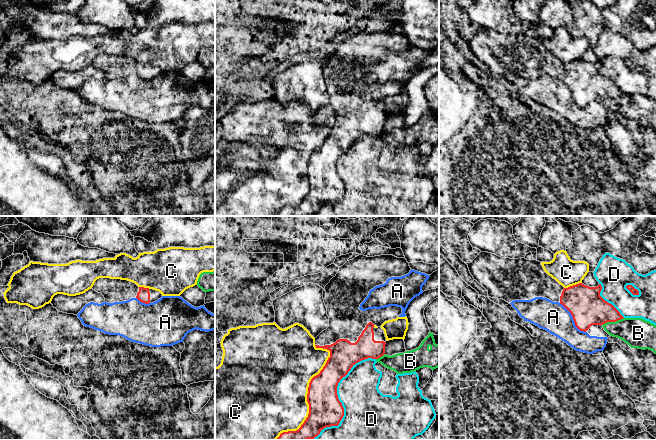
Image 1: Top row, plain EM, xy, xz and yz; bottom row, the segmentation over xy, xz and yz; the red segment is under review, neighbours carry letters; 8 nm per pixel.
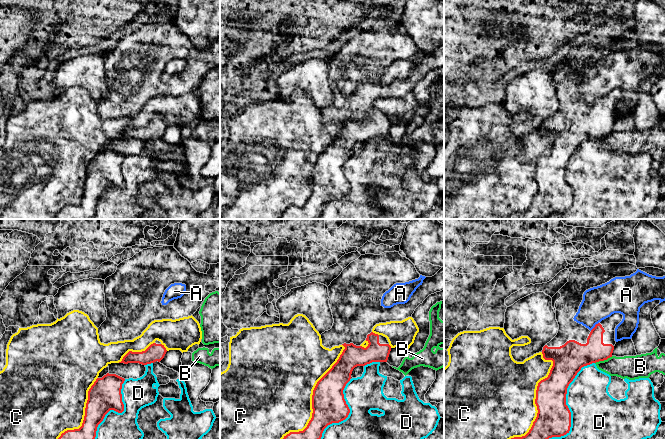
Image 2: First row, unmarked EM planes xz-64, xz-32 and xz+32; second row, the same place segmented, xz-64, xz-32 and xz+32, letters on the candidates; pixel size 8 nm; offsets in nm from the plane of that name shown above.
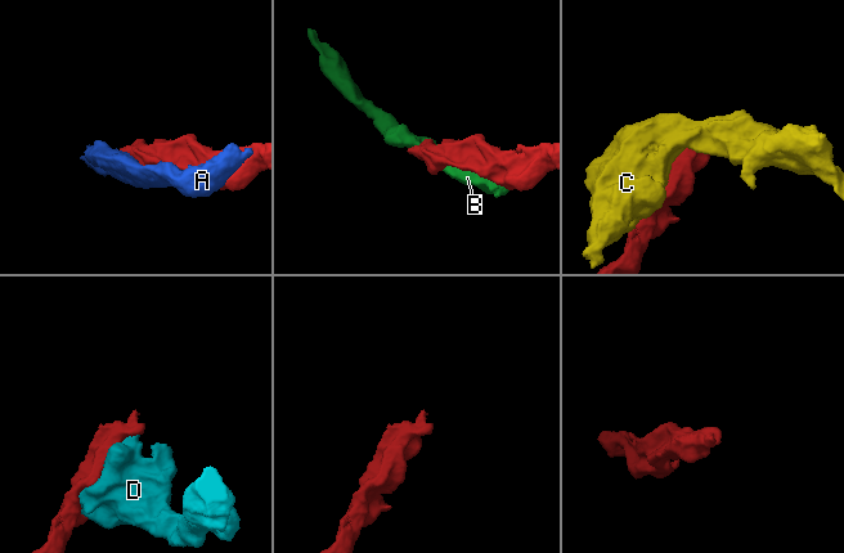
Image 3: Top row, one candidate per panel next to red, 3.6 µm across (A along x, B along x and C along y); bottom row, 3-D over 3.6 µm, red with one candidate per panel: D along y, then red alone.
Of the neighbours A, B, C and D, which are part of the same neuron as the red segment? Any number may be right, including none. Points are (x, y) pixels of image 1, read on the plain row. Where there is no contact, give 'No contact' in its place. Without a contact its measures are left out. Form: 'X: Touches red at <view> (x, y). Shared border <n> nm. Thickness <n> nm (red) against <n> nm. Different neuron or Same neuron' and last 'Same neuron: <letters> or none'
A: Touches red at yz (573, 95). Shared border 320 nm. Thickness 280 nm (red) against 240 nm. Different neuron
B: Touches red at yz (612, 97). Shared border 190 nm. Thickness 280 nm (red) against 240 nm. Different neuron
C: Touches red at xz (307, 176). Shared border 850 nm. Thickness 280 nm (red) against 500 nm. Different neuron
D: Touches red at xz (338, 176). Shared border 850 nm. Thickness 280 nm (red) against 380 nm. Different neuron
Same neuron: none

